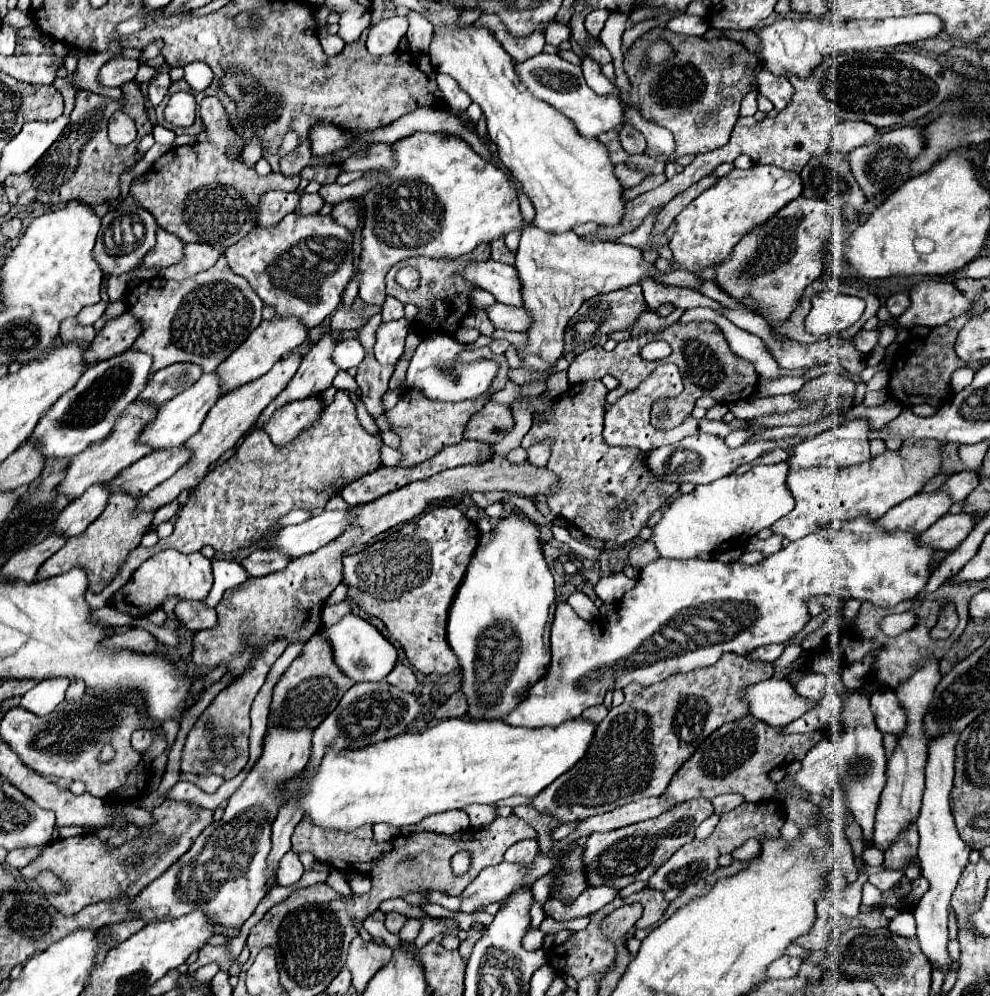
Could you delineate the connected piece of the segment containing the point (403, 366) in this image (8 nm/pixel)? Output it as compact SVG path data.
M398 361L397 364L394 366L395 370L393 375L389 381L388 388L393 390L399 387L401 381L405 379L406 370L408 368L409 363L407 361Z

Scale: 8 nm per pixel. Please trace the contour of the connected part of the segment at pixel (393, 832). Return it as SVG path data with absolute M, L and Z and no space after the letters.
M377 823L377 825L373 825L373 831L375 831L375 839L377 841L389 841L389 839L393 839L393 837L397 837L399 833L401 833L401 829L397 829L397 827L391 827L391 825L381 825L381 823Z

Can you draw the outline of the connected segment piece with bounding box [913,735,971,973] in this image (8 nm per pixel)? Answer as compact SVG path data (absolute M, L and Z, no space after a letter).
M945 735L945 739L935 739L933 745L929 745L929 759L925 769L925 791L923 791L921 811L917 817L917 829L919 829L917 859L921 865L921 877L929 881L929 891L921 897L921 901L913 909L913 915L917 921L917 939L921 943L921 951L929 957L931 963L939 965L943 973L949 973L951 969L951 959L947 953L949 899L951 899L951 893L955 891L955 885L971 853L971 849L961 841L957 833L957 827L951 815L951 803L949 803L949 791L953 787L953 747L957 737L959 735Z

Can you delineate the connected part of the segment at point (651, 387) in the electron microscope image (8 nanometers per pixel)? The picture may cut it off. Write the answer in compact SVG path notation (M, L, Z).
M663 363L659 365L651 375L649 379L645 379L645 383L641 383L641 387L629 395L623 395L617 403L609 405L607 413L605 413L605 431L603 431L603 437L605 441L609 441L609 445L617 445L617 447L637 447L641 451L653 451L653 449L659 449L663 445L671 445L671 443L677 443L689 435L695 435L695 433L711 433L711 435L721 435L725 439L727 433L731 433L731 427L723 421L711 421L707 417L703 419L695 419L693 415L685 417L685 421L673 429L667 429L667 431L661 431L657 427L651 425L651 407L655 401L661 401L661 399L669 399L669 397L677 397L679 393L683 391L683 383L681 383L681 375L677 371L677 365L673 363Z

